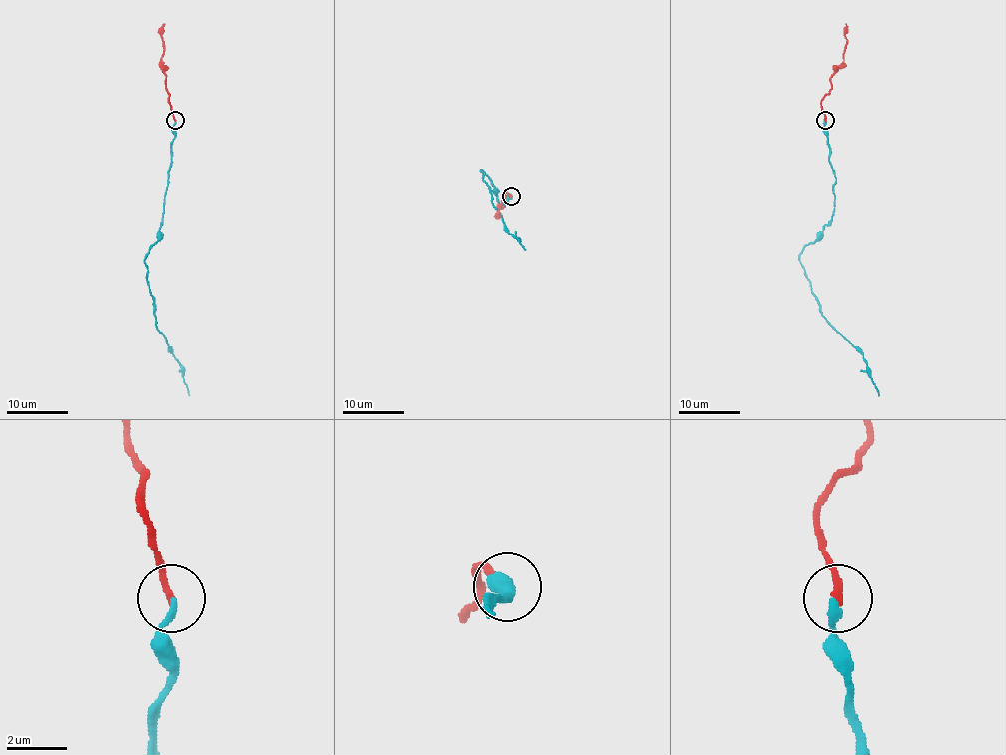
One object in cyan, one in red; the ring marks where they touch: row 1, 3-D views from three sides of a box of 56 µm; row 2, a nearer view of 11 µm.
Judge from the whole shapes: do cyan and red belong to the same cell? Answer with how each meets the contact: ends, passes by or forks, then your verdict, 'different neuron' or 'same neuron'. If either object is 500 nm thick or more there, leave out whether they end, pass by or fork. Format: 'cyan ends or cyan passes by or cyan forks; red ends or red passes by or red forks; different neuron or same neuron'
cyan ends; red ends; same neuron

